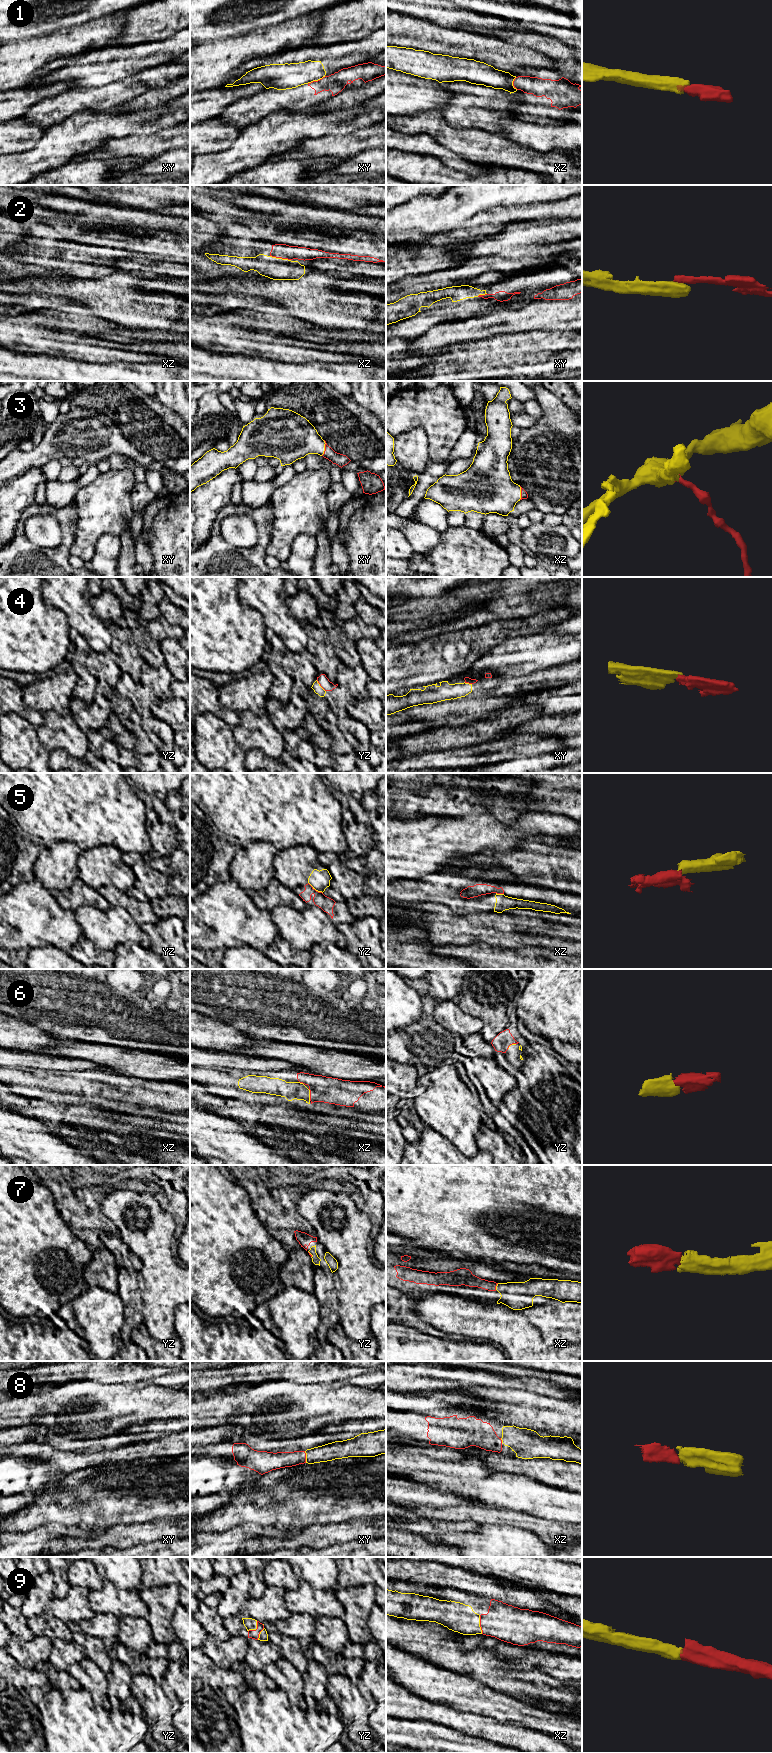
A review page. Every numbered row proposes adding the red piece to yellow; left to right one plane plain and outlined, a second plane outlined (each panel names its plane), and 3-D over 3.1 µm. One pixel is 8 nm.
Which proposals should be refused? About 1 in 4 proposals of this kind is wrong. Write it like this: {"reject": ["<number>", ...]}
{"reject": ["1", "5"]}

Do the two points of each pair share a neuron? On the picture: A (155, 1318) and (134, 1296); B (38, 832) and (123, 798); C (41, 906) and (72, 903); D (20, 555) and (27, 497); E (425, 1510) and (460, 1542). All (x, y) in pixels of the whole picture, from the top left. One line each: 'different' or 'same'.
A: different
B: same
C: different
D: different
E: different

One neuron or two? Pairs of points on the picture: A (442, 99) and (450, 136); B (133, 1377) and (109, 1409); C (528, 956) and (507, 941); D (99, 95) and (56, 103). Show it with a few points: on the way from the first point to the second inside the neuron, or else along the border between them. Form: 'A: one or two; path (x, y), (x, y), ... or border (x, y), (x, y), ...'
A: two; border (415, 113), (435, 111), (439, 114)
B: two; border (105, 1383), (134, 1383), (137, 1385), (153, 1383)
C: two; border (492, 945), (500, 945), (506, 948), (539, 947)
D: one; path (88, 98), (67, 103)

